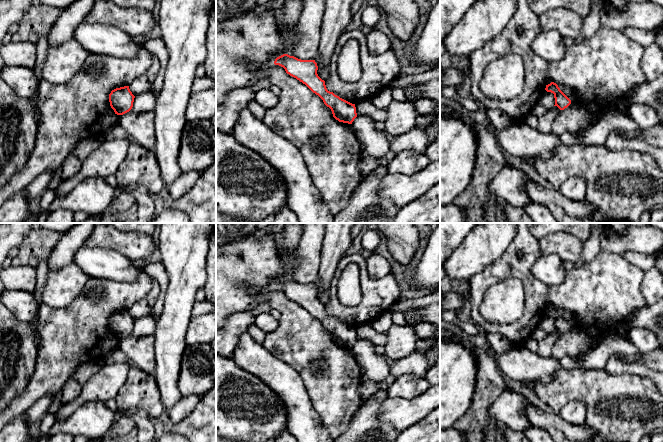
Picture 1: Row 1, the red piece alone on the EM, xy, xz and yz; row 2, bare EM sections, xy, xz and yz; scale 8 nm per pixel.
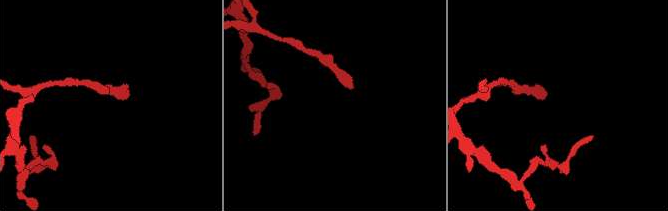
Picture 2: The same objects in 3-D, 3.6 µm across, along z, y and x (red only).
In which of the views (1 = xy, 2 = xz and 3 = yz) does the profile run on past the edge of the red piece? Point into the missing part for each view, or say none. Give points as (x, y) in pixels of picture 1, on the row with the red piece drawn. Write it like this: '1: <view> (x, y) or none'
1: none
2: none
3: none

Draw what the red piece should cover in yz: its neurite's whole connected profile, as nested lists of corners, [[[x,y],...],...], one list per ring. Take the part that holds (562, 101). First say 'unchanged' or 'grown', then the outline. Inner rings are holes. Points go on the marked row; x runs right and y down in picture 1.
unchanged | [[[554,82],[546,85],[545,90],[554,94],[555,105],[560,110],[564,110],[571,104],[571,100],[560,90],[558,85]]]

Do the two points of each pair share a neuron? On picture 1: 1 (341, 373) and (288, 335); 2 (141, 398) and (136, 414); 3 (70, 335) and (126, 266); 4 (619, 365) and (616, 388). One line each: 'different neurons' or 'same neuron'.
1: same neuron
2: different neurons
3: different neurons
4: different neurons

